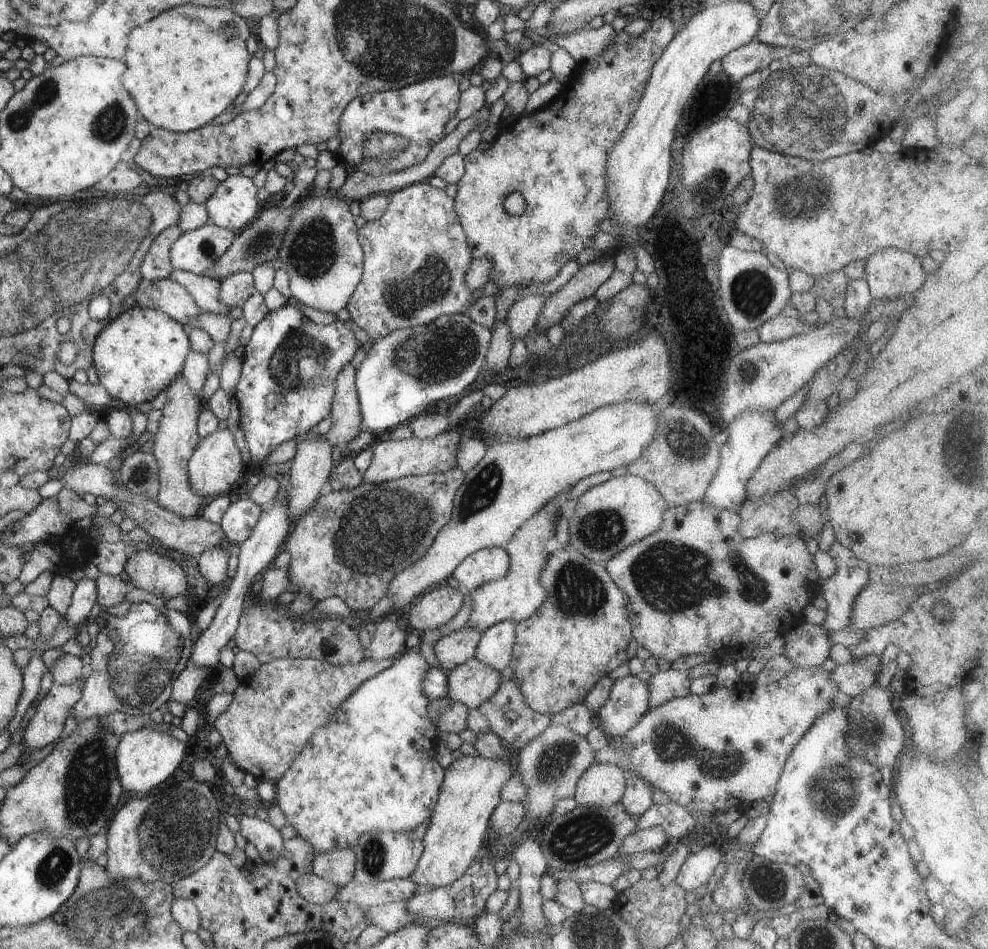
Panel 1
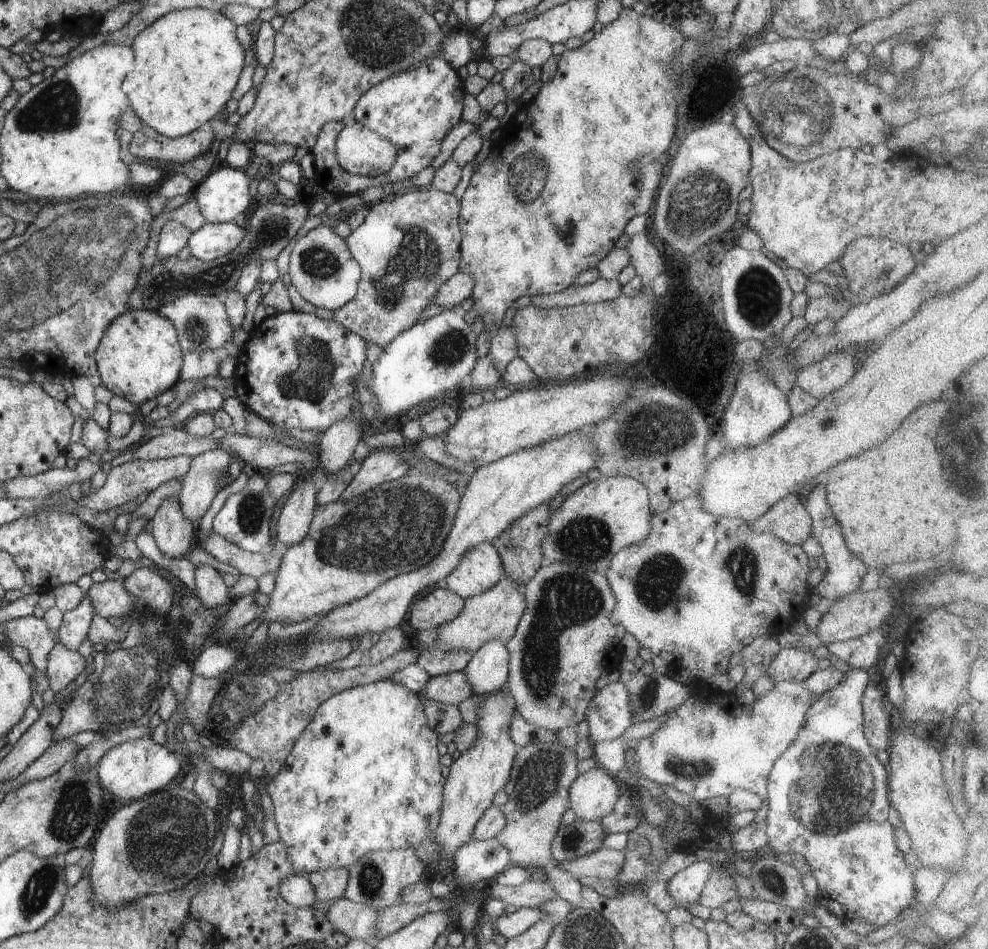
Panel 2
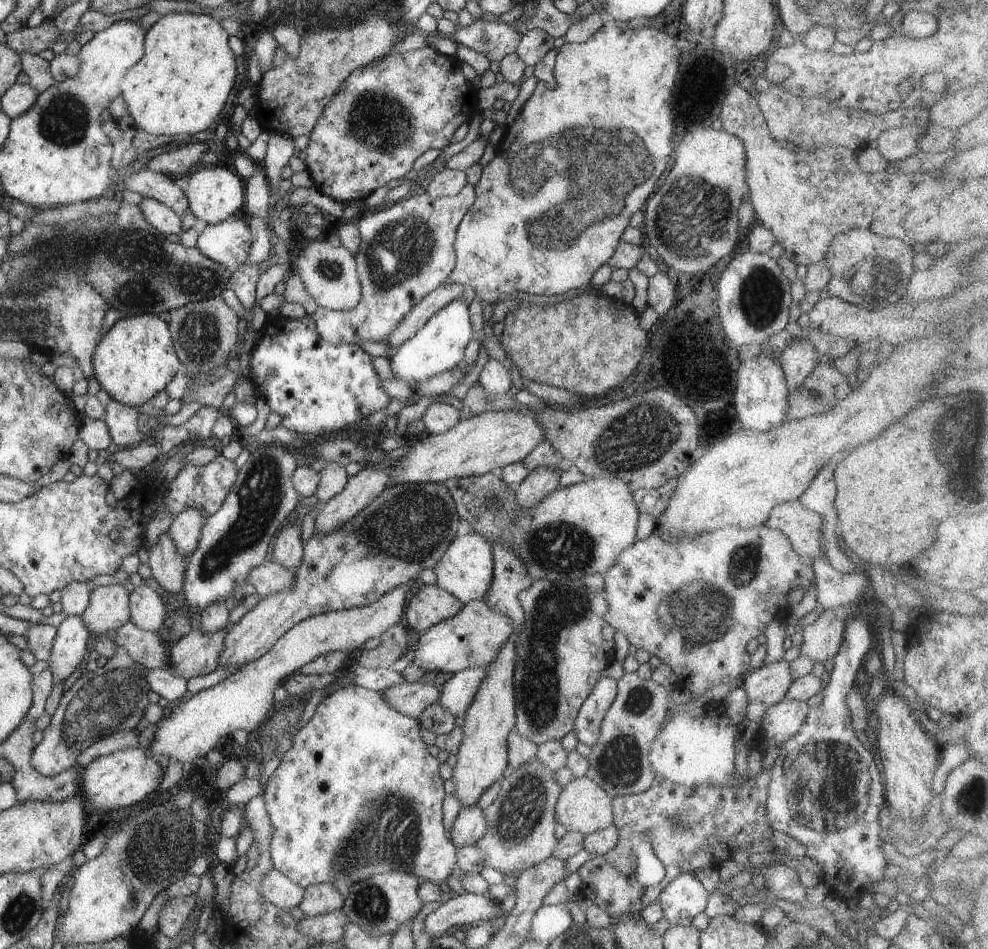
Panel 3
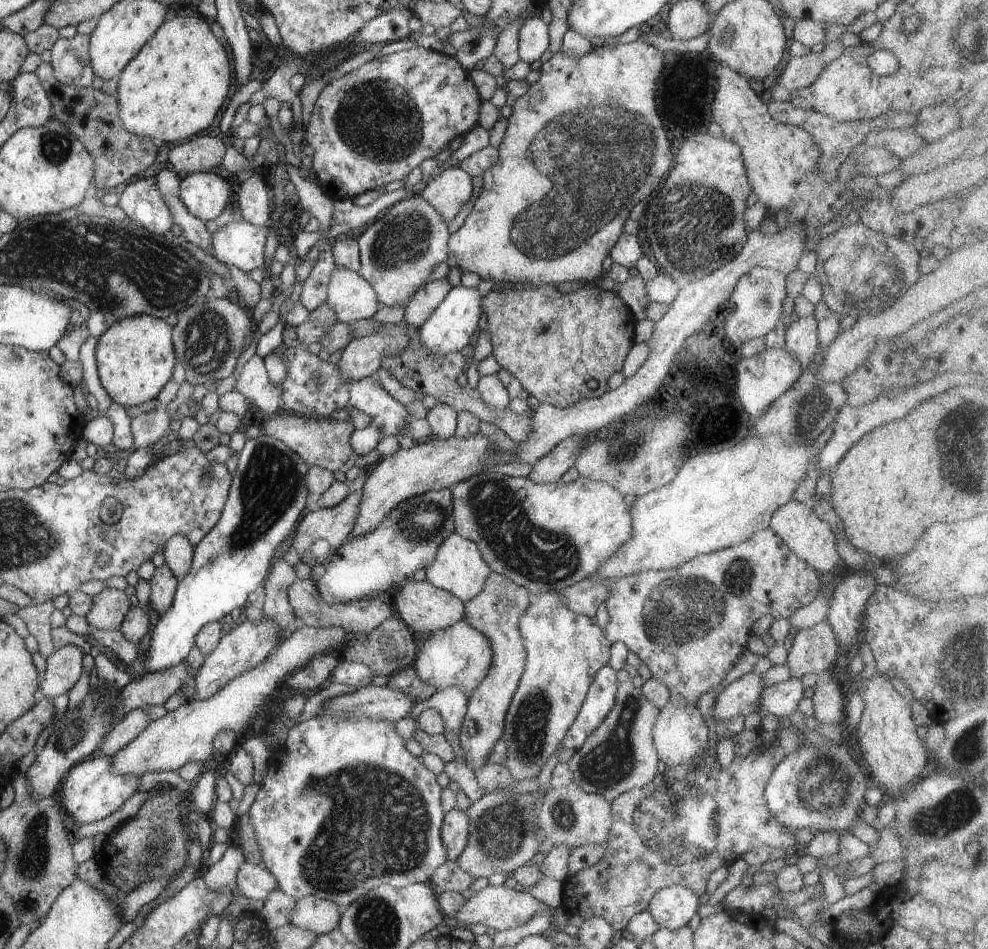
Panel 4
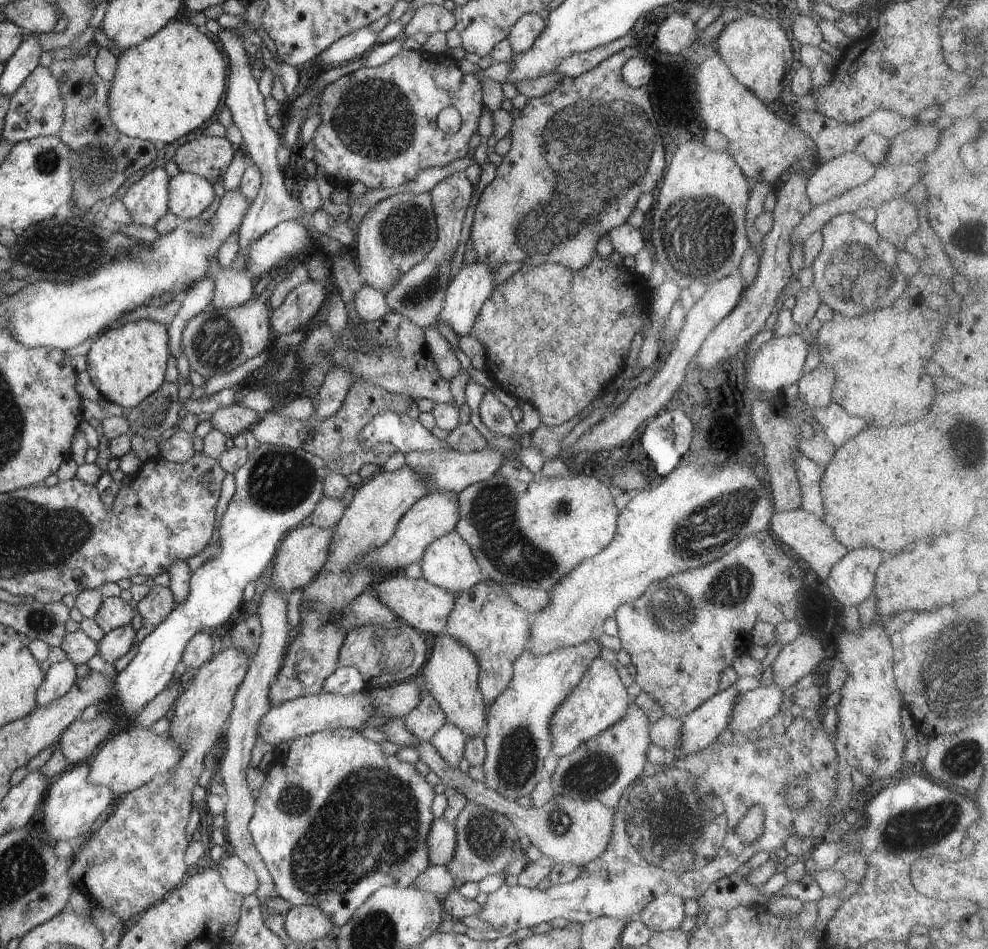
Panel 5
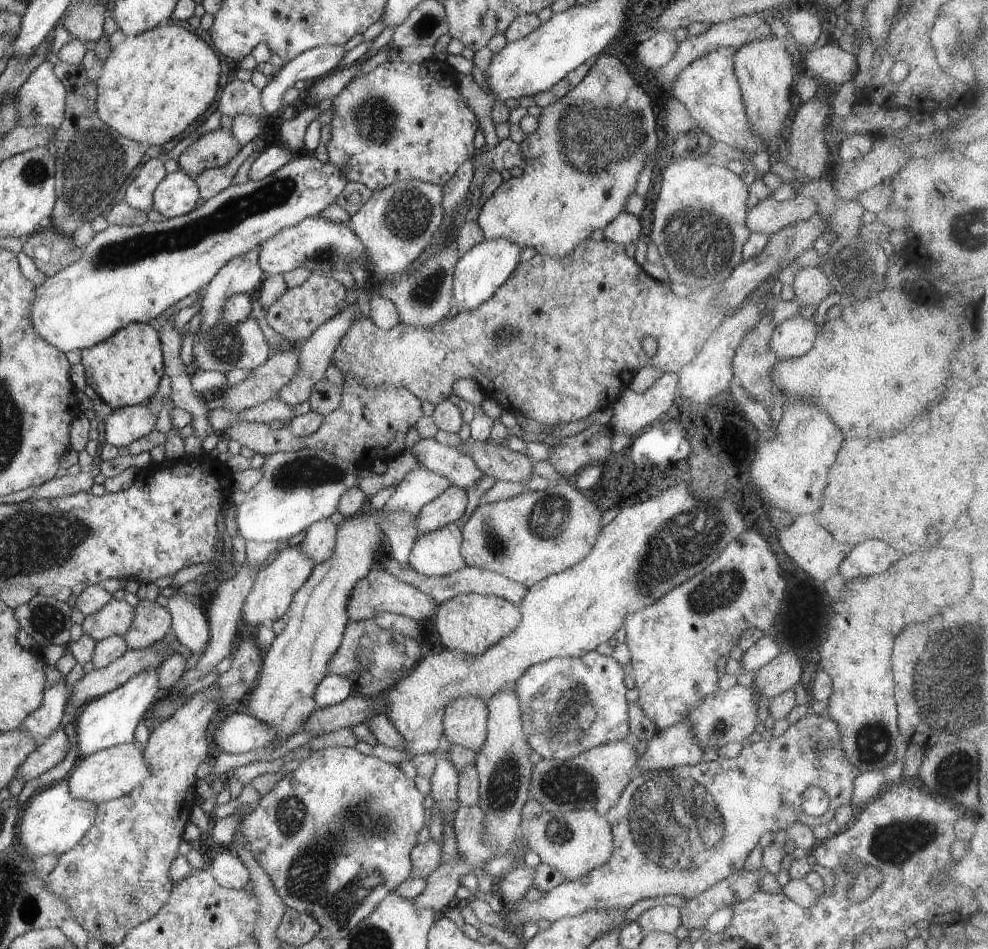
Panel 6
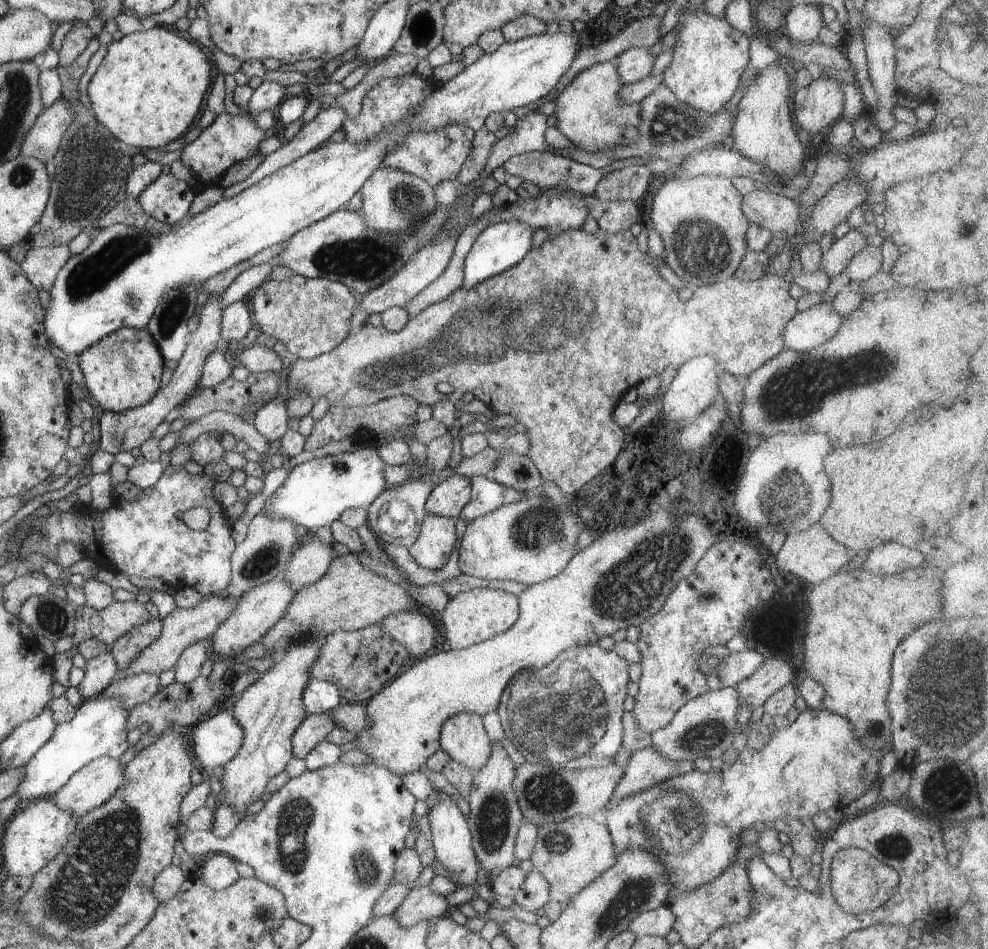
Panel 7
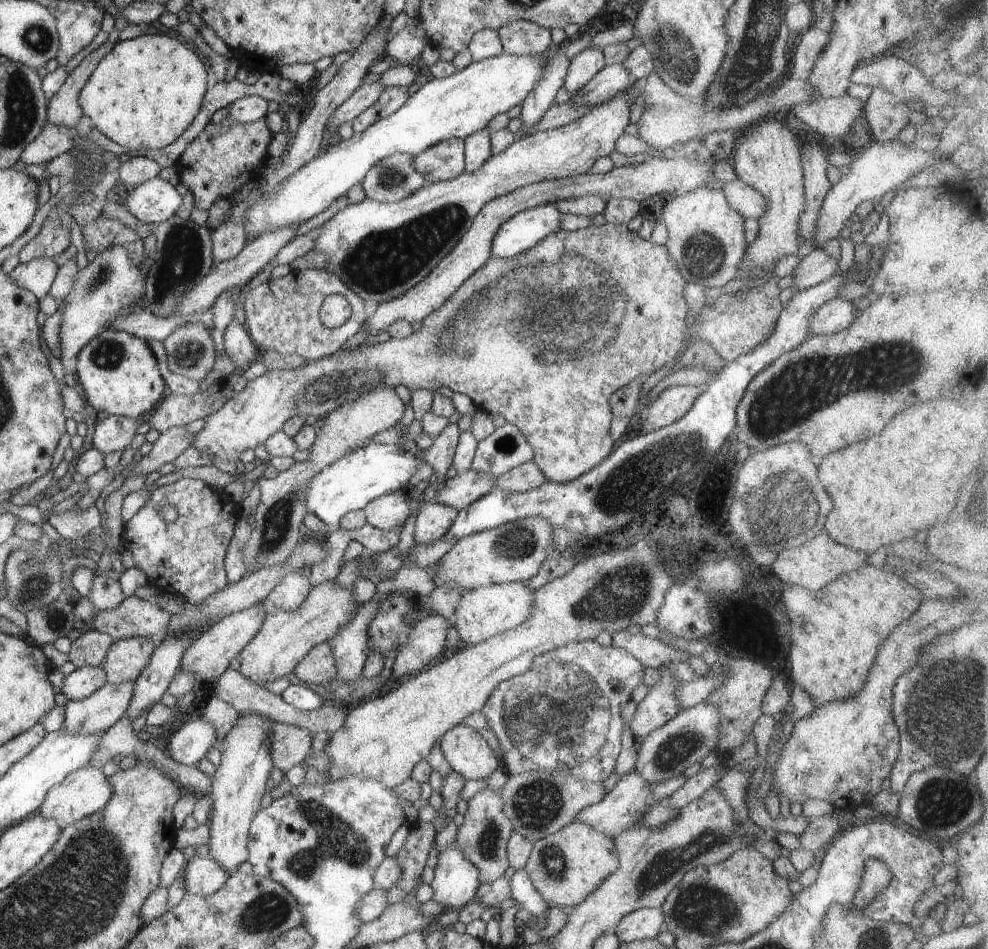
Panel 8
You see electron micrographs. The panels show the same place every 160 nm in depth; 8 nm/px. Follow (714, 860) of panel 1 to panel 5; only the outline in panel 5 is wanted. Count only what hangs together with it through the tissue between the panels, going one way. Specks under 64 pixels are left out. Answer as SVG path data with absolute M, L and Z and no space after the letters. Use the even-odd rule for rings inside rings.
M666 893L647 904L635 918L656 932L680 929L687 915L685 900L678 895Z

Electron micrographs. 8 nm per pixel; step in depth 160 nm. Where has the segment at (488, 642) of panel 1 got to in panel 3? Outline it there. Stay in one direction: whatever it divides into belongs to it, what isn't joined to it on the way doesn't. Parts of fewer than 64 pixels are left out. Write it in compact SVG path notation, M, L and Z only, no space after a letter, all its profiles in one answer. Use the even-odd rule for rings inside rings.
M472 667L453 674L442 686L437 700L452 716L462 716L472 704L480 681L489 667Z

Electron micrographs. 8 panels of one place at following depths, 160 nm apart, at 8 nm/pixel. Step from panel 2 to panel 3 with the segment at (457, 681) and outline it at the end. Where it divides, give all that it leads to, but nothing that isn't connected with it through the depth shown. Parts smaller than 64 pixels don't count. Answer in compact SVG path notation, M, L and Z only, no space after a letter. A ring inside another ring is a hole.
M402 682L389 686L379 692L381 697L391 704L392 708L402 714L418 719L419 714L431 704L437 702L441 695L441 686Z

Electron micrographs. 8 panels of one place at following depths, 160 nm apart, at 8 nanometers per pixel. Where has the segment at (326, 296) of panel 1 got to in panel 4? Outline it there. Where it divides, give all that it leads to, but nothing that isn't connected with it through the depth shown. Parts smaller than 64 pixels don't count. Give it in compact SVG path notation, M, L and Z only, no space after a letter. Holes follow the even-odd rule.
M336 266L329 280L326 303L336 313L338 322L346 322L348 324L350 321L372 319L372 316L382 306L376 291L362 275L350 269Z

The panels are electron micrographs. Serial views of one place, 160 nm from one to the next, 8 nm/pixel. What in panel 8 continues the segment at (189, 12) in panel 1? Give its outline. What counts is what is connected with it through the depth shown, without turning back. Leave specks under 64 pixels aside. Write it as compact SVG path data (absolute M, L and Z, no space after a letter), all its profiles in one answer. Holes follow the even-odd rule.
M147 33L130 40L119 40L100 61L79 94L83 114L94 121L110 140L129 150L150 150L172 144L200 112L208 88L207 70L200 57L177 38Z

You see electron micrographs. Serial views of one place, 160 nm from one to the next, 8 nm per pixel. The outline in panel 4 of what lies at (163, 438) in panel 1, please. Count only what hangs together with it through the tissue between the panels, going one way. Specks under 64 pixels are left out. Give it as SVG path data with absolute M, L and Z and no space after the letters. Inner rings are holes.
M164 563L163 566L156 568L149 583L151 592L148 606L152 606L162 616L173 604L173 596L179 583L178 579Z

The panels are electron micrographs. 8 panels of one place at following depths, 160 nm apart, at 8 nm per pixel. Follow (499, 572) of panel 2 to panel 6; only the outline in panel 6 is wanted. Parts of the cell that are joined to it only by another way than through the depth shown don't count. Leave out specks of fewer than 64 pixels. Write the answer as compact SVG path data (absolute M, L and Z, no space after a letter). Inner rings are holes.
M455 523L421 534L409 554L409 566L420 574L446 576L466 567L462 558L463 536Z

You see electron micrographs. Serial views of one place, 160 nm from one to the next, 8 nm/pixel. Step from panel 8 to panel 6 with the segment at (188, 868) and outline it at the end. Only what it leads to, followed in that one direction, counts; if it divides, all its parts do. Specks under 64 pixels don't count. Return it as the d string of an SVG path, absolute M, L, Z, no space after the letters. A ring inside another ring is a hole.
M223 850L218 853L207 866L218 885L227 889L244 889L251 878L246 865L235 852Z

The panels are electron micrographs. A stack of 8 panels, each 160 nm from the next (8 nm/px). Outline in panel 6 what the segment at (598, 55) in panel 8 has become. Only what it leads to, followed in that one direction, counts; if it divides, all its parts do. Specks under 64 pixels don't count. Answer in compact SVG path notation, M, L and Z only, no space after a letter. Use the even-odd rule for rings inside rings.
M600 54L592 68L586 73L586 76L559 101L554 101L554 104L545 106L541 110L541 116L538 120L539 128L537 132L528 134L528 138L520 144L527 163L515 177L502 181L502 184L494 191L492 197L480 209L477 221L486 239L506 237L519 244L522 249L532 246L538 253L543 255L563 257L570 254L582 240L590 237L594 230L603 229L614 217L617 217L625 210L625 202L629 199L630 195L634 194L636 180L638 180L638 175L640 170L642 170L645 158L657 146L657 118L655 117L650 96L645 94L642 87L634 82L630 72L626 71L626 66L612 55Z

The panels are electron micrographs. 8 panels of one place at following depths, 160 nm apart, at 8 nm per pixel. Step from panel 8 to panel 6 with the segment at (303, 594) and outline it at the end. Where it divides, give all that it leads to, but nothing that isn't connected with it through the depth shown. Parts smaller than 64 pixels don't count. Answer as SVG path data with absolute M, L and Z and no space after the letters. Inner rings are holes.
M330 519L311 524L298 539L300 552L312 560L314 566L326 562L337 543L337 526Z

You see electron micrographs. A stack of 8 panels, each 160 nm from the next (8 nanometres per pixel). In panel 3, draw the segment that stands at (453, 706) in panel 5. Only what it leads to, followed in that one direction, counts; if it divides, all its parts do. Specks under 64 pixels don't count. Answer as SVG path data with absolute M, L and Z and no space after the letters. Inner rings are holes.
M485 600L466 603L456 616L443 620L420 634L411 665L424 671L448 675L472 667L486 667L498 656L512 631L512 621L490 610Z

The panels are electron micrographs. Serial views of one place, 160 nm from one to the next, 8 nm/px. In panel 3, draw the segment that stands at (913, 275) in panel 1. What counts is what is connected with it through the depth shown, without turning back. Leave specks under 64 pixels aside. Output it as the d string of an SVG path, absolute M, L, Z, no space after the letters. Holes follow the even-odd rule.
M866 228L852 229L836 235L827 250L825 260L822 260L831 272L831 279L827 284L829 296L870 311L888 305L897 305L905 296L909 278L915 272L912 263L915 254L912 246L907 245L902 239L884 237ZM864 266L866 266L864 284L868 284L870 288L867 289L866 295L860 296L852 290L850 280L854 284L854 276ZM872 274L874 274L874 280L872 280Z

